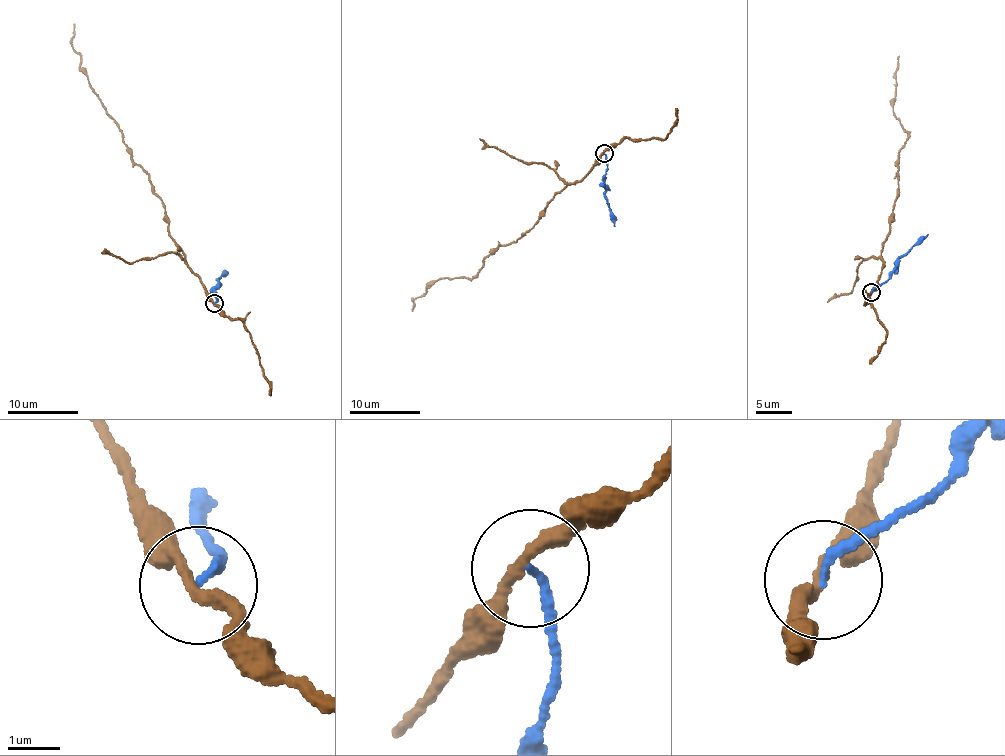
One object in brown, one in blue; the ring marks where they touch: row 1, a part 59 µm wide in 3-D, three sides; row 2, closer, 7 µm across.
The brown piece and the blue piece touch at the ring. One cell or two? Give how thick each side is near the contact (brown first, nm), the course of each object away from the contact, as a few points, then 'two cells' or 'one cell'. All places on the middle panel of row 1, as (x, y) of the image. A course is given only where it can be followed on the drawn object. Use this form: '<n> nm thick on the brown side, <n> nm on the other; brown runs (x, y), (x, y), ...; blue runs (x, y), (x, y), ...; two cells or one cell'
220 nm thick on the brown side, 170 nm on the other; brown runs (602, 153), (517, 241), (501, 245), (472, 279), (436, 280), (413, 299), (412, 311); blue runs (604, 154), (607, 168), (604, 188), (615, 226); two cells

